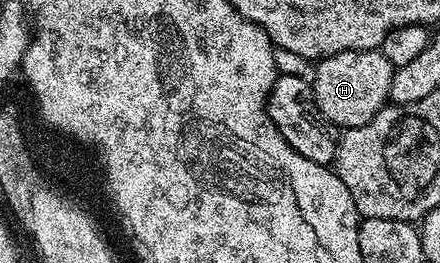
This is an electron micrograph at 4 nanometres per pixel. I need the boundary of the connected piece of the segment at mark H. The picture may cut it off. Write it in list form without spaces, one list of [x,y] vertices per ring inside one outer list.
[[[379,49],[374,51],[342,51],[318,60],[314,64],[313,78],[310,80],[317,107],[321,109],[323,116],[333,126],[340,129],[365,125],[369,121],[373,121],[373,117],[377,117],[377,113],[388,106],[391,98],[389,85],[393,85],[395,69],[395,66],[385,58],[382,50]]]

